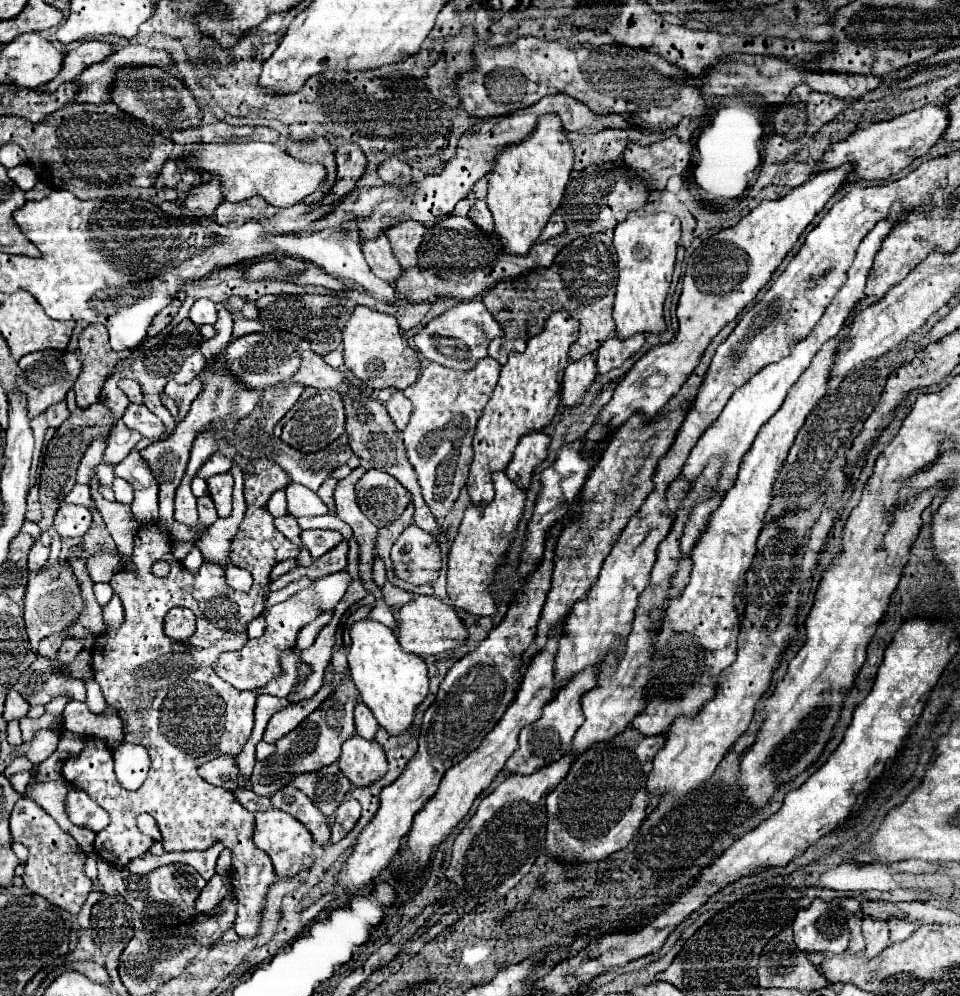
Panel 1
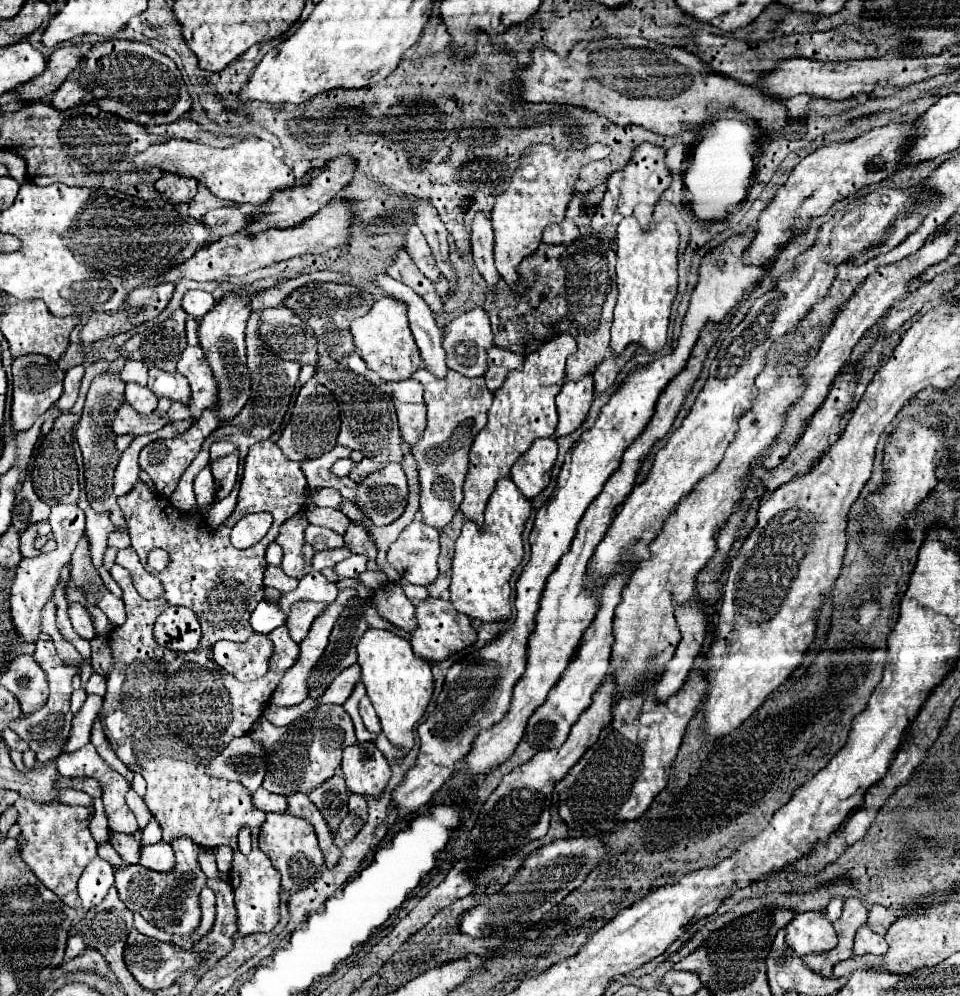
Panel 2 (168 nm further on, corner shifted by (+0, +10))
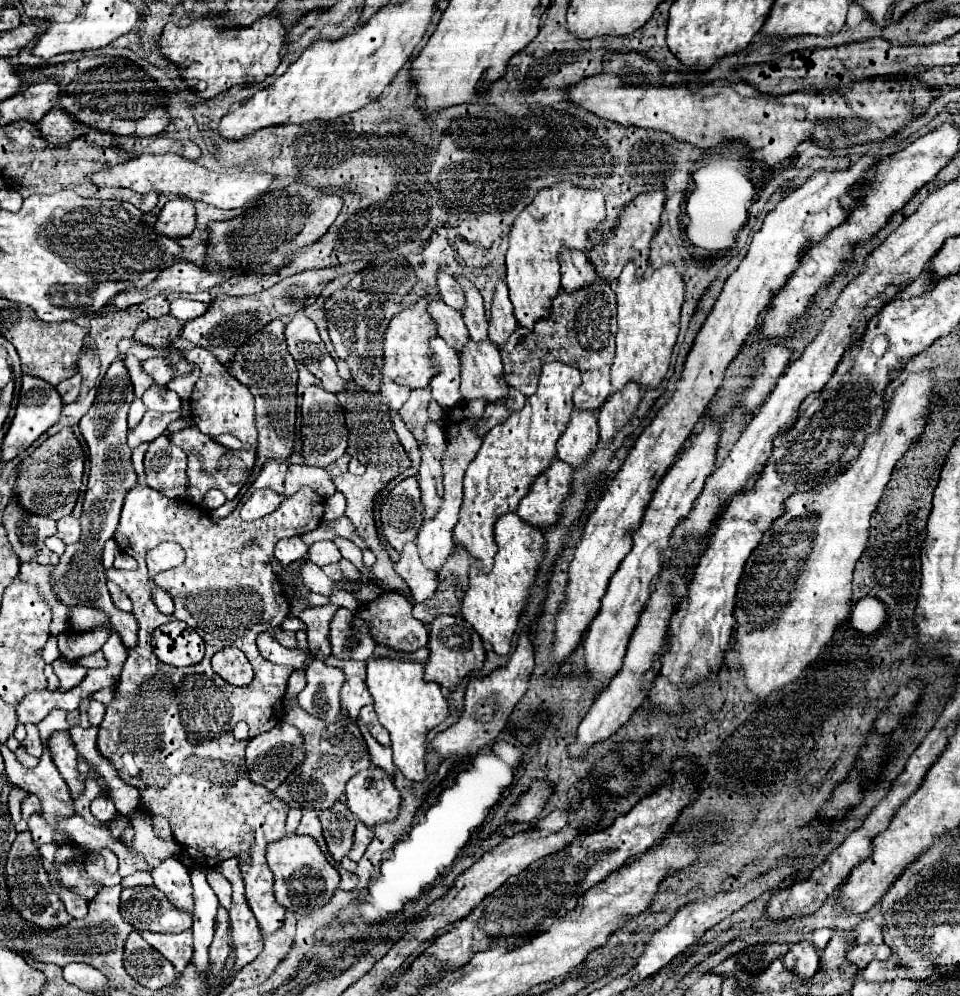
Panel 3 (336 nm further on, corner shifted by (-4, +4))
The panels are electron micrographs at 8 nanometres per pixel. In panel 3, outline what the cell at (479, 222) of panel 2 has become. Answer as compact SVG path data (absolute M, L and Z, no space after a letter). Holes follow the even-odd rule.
M500 277L494 297L492 297L492 315L488 319L488 337L502 347L508 339L508 335L516 329L516 317L512 313L512 303L508 299L508 287L504 277Z

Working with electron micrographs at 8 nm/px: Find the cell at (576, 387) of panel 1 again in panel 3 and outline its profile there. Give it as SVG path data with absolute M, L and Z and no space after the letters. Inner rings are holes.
M572 409L566 431L558 439L558 457L572 467L586 461L598 443L598 421L592 411Z

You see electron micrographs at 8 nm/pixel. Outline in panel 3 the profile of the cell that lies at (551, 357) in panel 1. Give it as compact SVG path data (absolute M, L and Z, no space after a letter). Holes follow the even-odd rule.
M560 361L542 365L542 373L540 373L540 379L538 379L536 393L526 399L526 403L520 411L512 411L510 417L504 423L500 423L492 431L488 431L478 455L474 457L474 461L466 469L464 503L462 503L460 519L454 527L454 541L456 541L456 545L466 547L472 557L482 559L486 571L490 571L490 567L494 563L494 555L496 555L496 543L494 543L494 533L492 533L494 523L500 515L504 515L508 511L516 511L520 499L528 493L532 479L548 467L552 457L556 457L556 441L558 441L558 437L562 435L562 431L568 423L568 415L574 407L572 405L572 391L580 385L580 379L582 379L580 371L576 371L574 365L566 365L566 363L560 363Z

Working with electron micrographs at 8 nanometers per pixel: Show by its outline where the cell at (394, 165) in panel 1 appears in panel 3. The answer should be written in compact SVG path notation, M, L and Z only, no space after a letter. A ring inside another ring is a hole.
M456 277L458 283L462 285L464 289L464 297L466 297L466 303L464 303L464 311L462 311L462 319L470 331L470 337L480 341L480 339L486 339L488 335L488 321L486 321L486 315L484 315L484 305L482 305L482 295L480 291L474 287L474 283L470 283L470 279L466 277Z

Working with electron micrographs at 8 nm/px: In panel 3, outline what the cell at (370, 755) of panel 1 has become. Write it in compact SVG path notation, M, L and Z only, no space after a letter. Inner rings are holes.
M372 765L358 771L346 783L346 805L362 823L374 827L398 815L400 793L392 777L384 769Z

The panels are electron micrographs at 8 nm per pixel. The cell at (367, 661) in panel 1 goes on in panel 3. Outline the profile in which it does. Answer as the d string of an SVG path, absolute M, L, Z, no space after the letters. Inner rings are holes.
M370 657L366 661L368 669L368 689L374 697L374 709L380 723L388 729L394 765L412 781L422 781L424 775L424 755L426 755L426 733L448 717L448 703L440 691L440 685L424 681L424 665L418 661L390 659L390 657Z

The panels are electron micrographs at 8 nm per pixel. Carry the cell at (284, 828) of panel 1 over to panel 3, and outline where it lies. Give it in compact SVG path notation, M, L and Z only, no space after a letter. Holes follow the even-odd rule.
M292 833L270 843L266 849L266 859L274 873L276 901L282 907L292 909L296 915L308 915L318 907L322 907L324 903L328 903L328 899L332 897L332 891L336 891L340 883L338 871L328 863L316 839L312 839L310 835Z

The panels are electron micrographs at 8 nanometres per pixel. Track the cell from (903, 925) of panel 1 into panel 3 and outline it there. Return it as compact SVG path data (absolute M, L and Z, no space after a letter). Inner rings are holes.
M864 917L856 927L854 927L854 939L856 939L856 945L860 943L876 943L880 945L884 941L882 937L882 925L880 921L874 921L870 917Z

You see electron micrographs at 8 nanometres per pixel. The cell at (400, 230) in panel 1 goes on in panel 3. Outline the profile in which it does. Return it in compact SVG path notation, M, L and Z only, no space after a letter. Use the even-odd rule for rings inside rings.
M438 271L436 275L436 285L440 289L440 295L444 299L444 303L448 303L454 309L462 309L464 307L464 291L462 287L456 283L456 279L444 271Z

